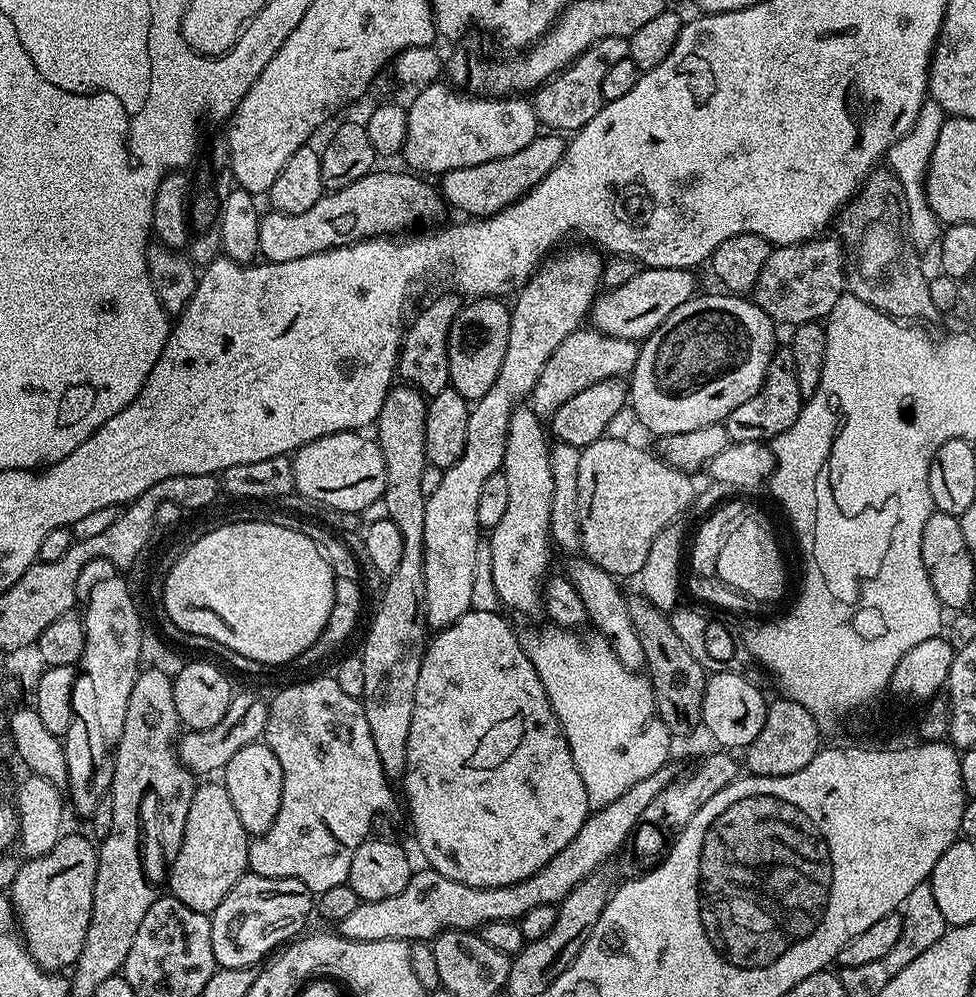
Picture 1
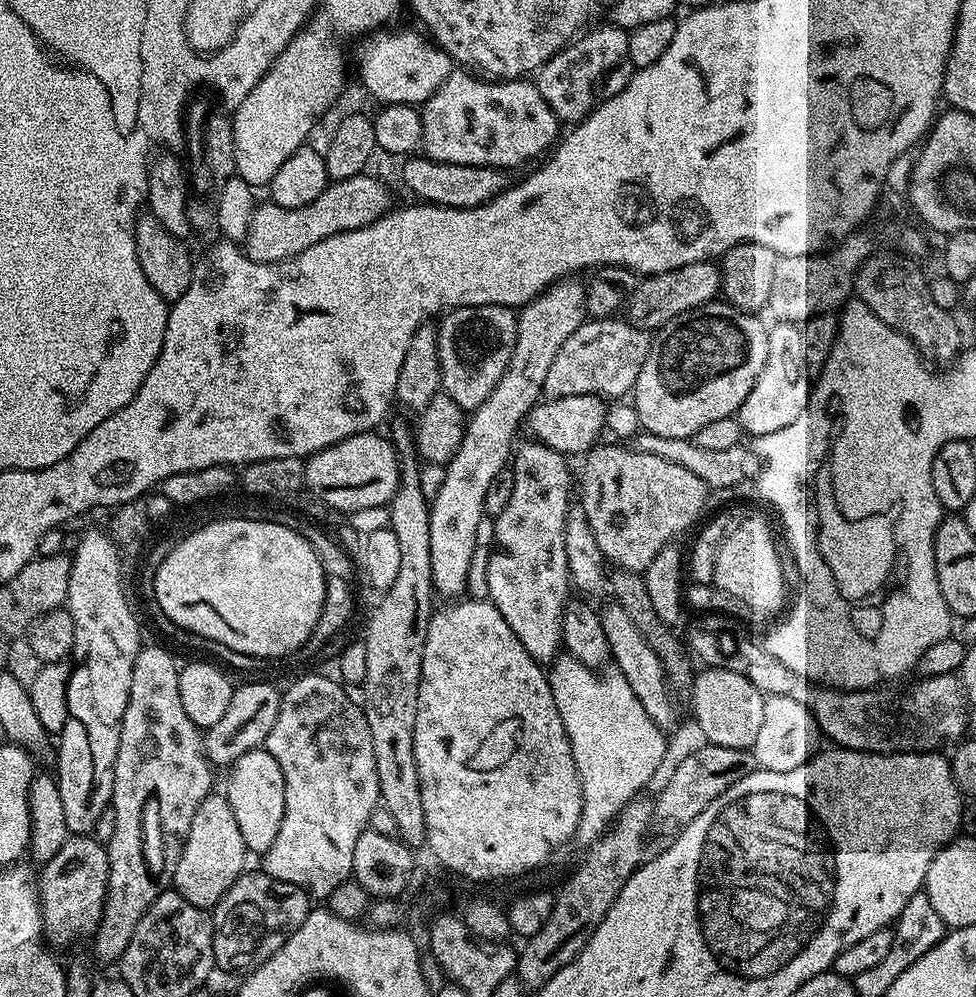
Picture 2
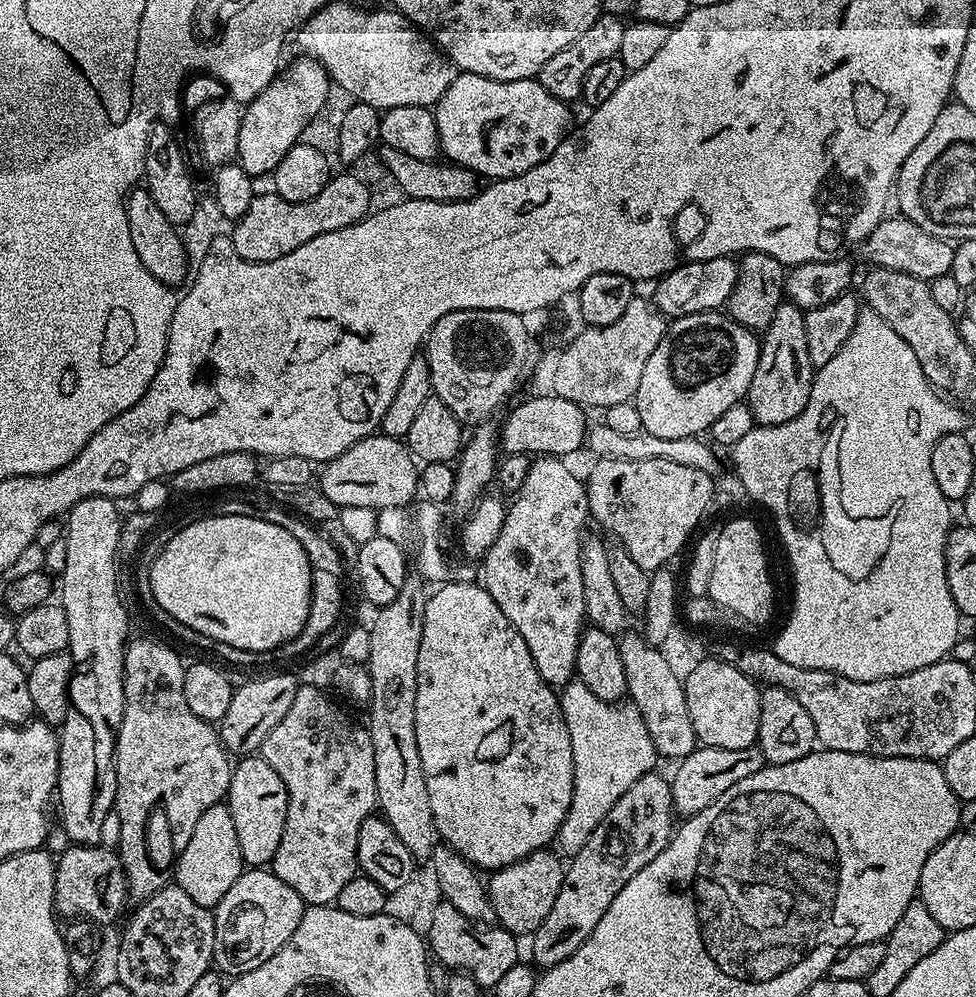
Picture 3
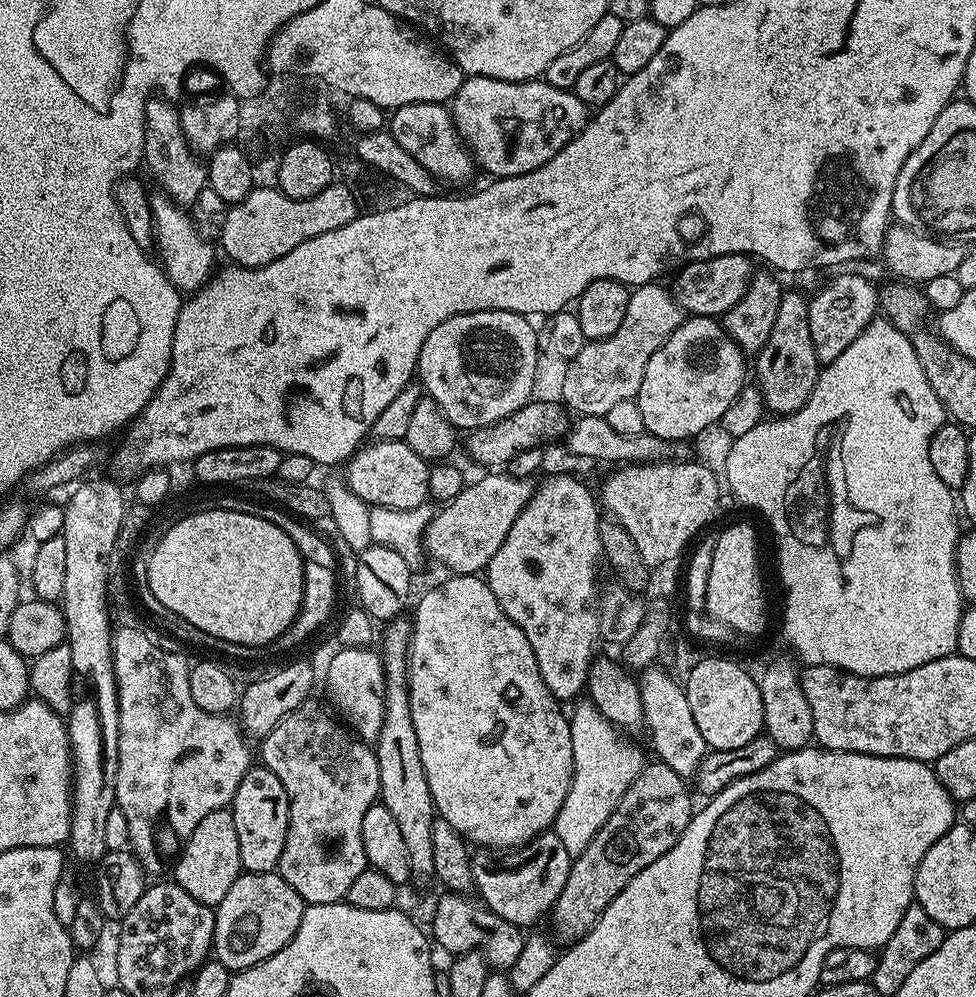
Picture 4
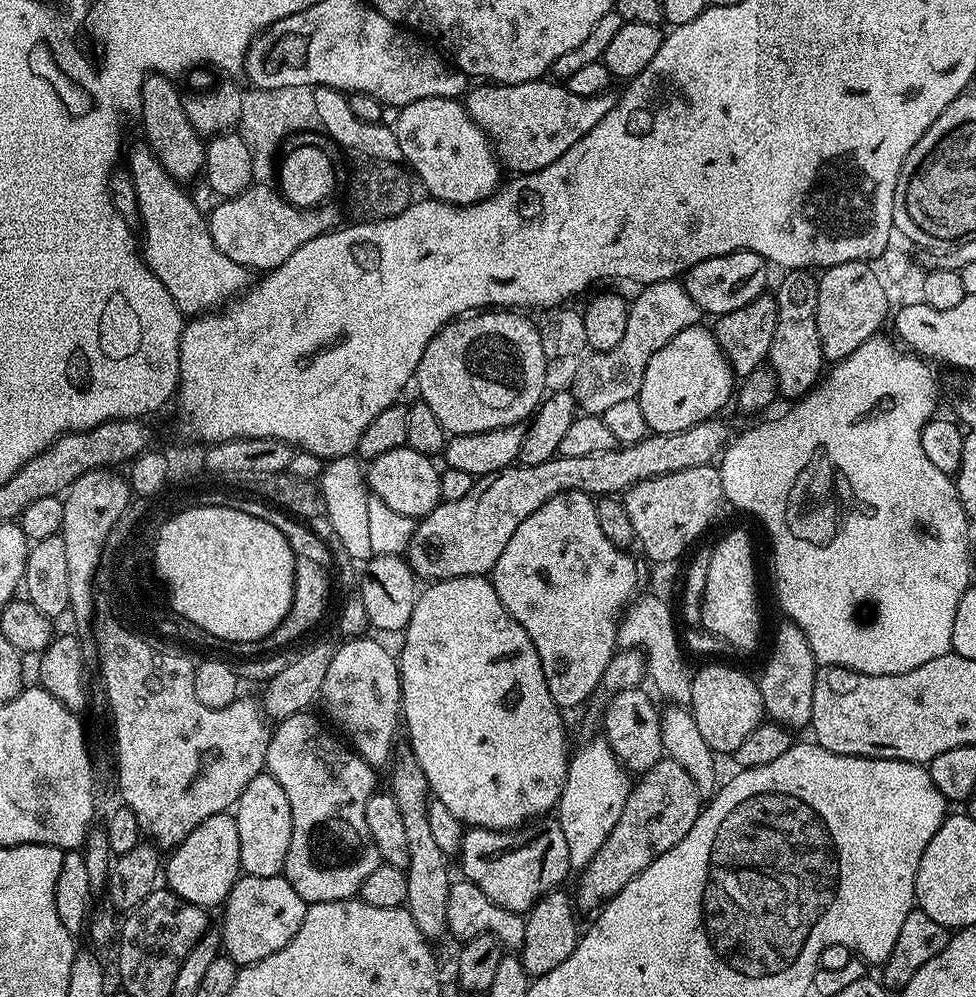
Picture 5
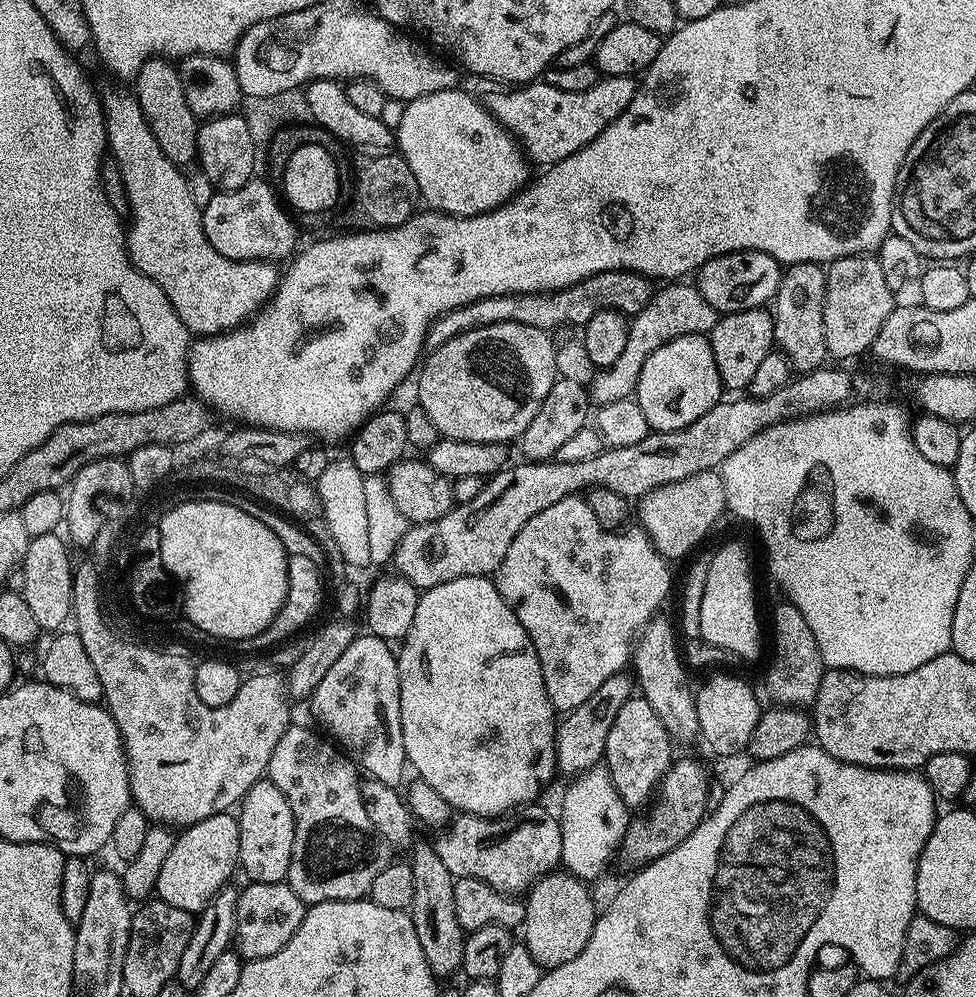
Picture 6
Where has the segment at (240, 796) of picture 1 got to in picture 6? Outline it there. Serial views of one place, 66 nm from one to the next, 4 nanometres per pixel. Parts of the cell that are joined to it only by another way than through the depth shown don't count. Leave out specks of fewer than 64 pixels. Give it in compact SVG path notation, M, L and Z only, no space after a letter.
M261 778L243 798L238 808L240 821L240 862L247 878L253 884L287 881L290 858L294 850L294 814L290 802L272 781Z

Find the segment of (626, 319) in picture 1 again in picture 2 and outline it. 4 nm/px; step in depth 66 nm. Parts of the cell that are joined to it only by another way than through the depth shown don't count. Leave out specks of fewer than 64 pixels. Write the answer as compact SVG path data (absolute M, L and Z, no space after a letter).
M715 263L678 266L678 270L659 272L657 276L641 279L630 296L626 316L638 328L655 330L670 322L670 318L678 318L678 314L686 314L698 306L713 303L721 292L720 269Z

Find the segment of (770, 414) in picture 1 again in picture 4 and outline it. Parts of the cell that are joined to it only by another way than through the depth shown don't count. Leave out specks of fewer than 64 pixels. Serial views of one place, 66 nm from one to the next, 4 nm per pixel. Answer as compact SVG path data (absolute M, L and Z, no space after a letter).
M785 291L778 306L778 318L774 318L774 330L770 330L766 346L762 346L762 350L755 357L755 383L764 399L765 409L777 417L789 416L808 401L822 367L816 359L814 342L810 338L809 297L803 291L800 292Z

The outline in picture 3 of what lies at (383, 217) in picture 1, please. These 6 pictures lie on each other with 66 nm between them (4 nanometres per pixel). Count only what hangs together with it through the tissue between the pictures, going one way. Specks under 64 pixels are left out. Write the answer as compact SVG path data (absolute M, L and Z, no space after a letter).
M333 175L328 185L314 198L306 202L286 202L286 198L278 195L262 194L250 202L250 210L235 221L231 229L232 245L242 258L250 262L282 258L282 254L290 254L298 250L310 238L318 238L318 234L326 234L330 230L342 230L342 226L357 224L369 215L368 188L356 176Z

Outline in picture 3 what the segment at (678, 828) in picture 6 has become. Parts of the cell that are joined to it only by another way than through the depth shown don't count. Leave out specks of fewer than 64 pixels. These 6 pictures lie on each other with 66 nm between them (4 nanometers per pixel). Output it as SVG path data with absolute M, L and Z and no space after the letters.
M659 771L647 772L602 818L602 822L586 838L586 846L578 850L567 861L564 877L562 878L562 890L558 890L558 898L554 898L554 906L542 926L532 933L531 963L537 969L547 970L558 966L558 962L566 962L594 934L594 926L602 922L602 914L610 910L610 902L618 898L618 890L642 870L672 840L674 835L674 805L672 803L672 785L667 779L659 776Z

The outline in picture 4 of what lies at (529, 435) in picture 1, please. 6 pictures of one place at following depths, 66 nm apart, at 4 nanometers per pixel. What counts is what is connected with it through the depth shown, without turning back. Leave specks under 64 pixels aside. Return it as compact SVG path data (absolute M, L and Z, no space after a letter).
M572 476L546 477L541 484L535 485L530 502L526 502L526 506L520 511L518 518L514 518L514 526L510 526L510 534L506 534L506 542L502 542L502 546L498 546L498 554L494 554L494 558L490 558L486 569L486 579L494 598L498 598L498 606L502 606L502 610L508 615L510 622L514 622L518 626L518 630L522 630L522 634L526 634L526 642L530 642L530 650L534 650L534 658L538 658L538 670L542 670L542 682L546 682L550 694L554 694L554 698L561 702L572 699L575 701L577 699L575 696L579 692L585 691L588 683L588 671L598 652L596 644L601 643L598 614L596 613L598 603L596 571L599 570L600 564L602 568L602 553L598 538L598 526L602 519L602 512L599 511L601 512L601 509L598 507L597 497L596 500L592 497L591 490L582 481L575 480Z

